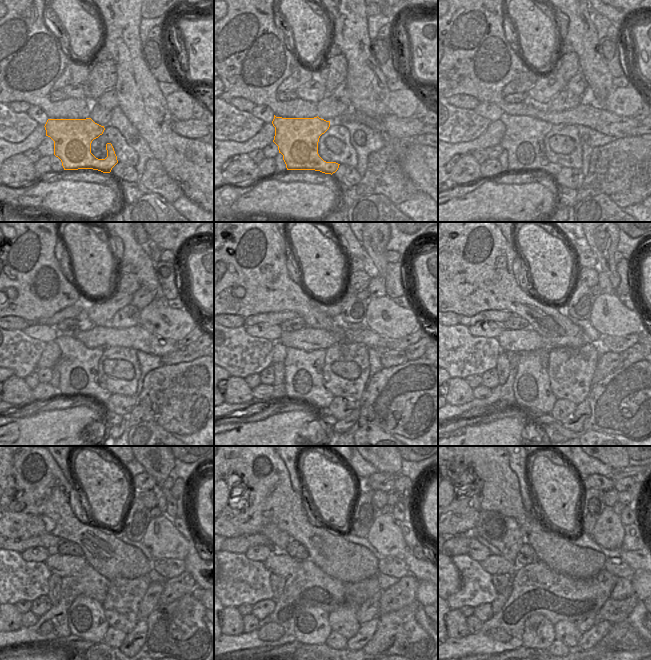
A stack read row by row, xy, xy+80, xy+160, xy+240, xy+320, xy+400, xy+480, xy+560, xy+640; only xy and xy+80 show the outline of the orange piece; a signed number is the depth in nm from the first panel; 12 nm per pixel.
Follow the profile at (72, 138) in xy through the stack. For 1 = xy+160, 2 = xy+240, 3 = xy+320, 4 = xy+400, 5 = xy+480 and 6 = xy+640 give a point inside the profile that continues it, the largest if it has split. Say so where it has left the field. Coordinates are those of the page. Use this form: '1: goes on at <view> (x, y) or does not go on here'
1: goes on at xy+160 (523, 140)
2: goes on at xy+240 (77, 366)
3: goes on at xy+320 (303, 369)
4: goes on at xy+400 (531, 387)
5: goes on at xy+480 (85, 617)
6: goes on at xy+640 (538, 633)

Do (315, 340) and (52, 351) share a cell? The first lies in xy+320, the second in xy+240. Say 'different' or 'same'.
different

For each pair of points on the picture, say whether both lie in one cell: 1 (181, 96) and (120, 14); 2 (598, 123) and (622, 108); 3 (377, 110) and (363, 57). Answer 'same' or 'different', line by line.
1: different
2: different
3: same

